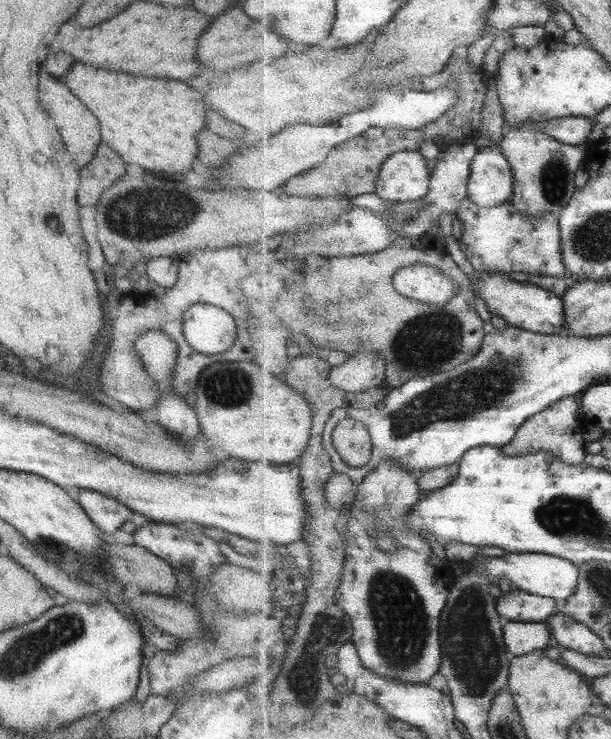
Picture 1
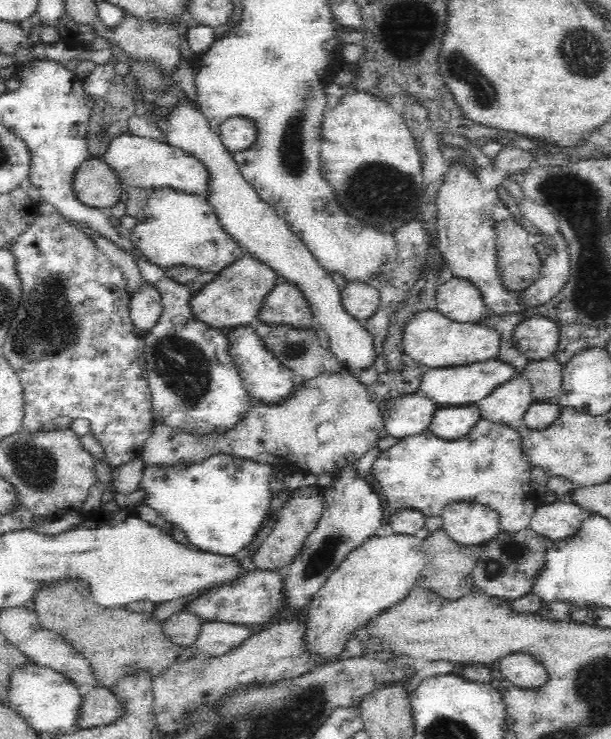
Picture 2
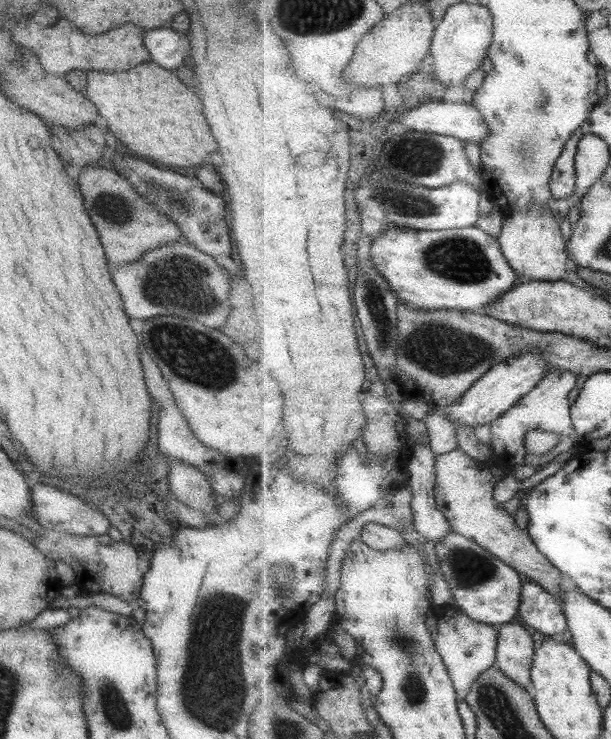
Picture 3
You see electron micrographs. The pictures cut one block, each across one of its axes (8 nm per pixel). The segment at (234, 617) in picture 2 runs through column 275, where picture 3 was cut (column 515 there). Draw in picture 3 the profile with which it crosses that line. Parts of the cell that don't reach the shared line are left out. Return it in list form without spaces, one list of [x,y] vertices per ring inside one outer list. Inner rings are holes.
[[[449,532],[435,545],[439,571],[454,598],[454,606],[465,611],[473,620],[501,626],[513,622],[522,604],[523,580],[518,569],[462,534]]]

